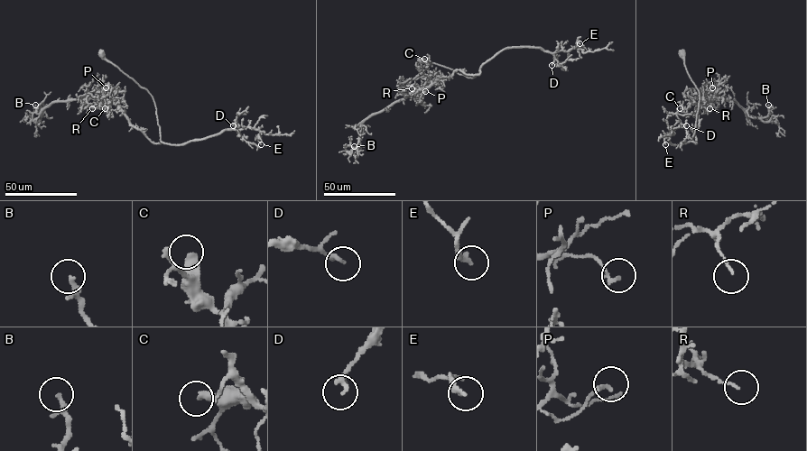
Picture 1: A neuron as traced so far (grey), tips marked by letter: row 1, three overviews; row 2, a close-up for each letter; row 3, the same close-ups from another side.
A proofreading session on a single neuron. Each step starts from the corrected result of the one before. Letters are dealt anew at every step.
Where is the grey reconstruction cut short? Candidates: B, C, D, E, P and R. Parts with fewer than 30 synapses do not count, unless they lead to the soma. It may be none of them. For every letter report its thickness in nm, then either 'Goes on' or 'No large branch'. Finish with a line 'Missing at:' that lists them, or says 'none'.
B: Thickness 160 nm. No large branch
C: Thickness 440 nm. No large branch
D: Thickness 180 nm. No large branch
E: Thickness 200 nm. No large branch
P: Thickness 150 nm. No large branch
R: Thickness 100 nm. No large branch
Missing at: none

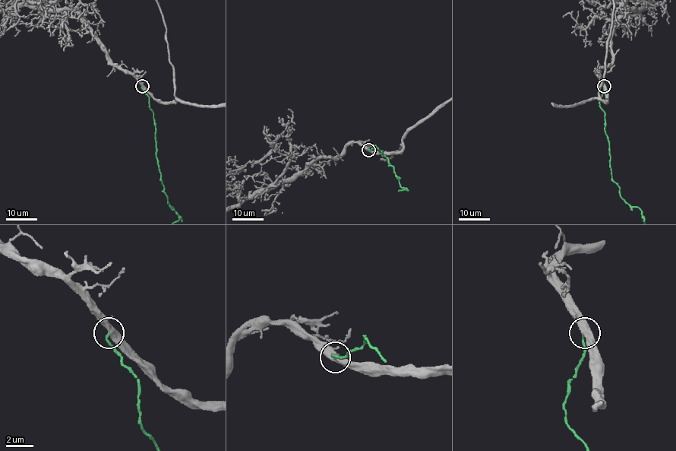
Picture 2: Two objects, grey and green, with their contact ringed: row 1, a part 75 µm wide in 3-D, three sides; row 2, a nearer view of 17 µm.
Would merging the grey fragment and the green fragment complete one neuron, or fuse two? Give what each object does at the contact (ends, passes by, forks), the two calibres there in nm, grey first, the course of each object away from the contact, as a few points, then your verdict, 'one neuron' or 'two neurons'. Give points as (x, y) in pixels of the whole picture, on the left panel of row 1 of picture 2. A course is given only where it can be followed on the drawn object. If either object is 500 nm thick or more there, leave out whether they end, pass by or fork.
grey passes by; green ends there; 480 nm thick on the grey side, 150 nm on the other; grey runs (142, 86), (161, 103), (176, 100), (174, 68), (157, 1); green runs (142, 86), (149, 96), (150, 109), (153, 112), (156, 157), (163, 192), (179, 218); two neurons

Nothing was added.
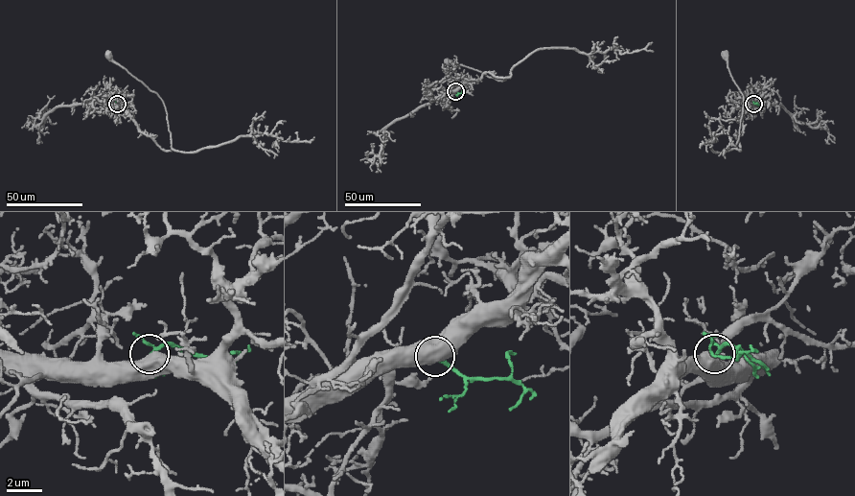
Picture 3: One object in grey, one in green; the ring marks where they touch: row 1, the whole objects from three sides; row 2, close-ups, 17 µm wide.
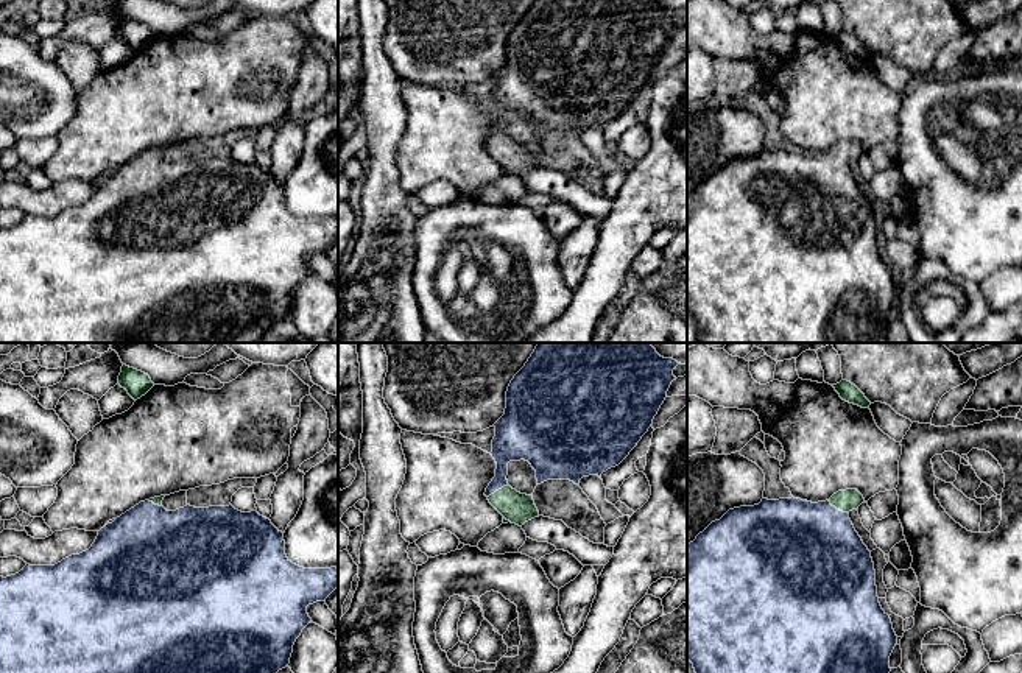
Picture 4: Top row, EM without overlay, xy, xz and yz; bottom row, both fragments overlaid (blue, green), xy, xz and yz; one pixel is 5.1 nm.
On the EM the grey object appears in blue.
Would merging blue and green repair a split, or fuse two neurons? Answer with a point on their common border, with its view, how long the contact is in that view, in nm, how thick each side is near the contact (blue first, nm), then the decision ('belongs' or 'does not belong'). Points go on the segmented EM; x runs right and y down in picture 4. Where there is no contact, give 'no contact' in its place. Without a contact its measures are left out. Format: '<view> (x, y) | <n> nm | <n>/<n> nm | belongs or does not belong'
xz (497, 489) | 130 nm | 180/160 nm | belongs

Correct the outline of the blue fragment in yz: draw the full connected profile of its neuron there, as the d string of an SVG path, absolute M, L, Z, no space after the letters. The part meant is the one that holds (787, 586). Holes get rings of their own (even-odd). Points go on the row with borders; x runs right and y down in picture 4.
M857 489L838 491L826 502L762 499L759 505L729 509L687 545L687 659L695 673L890 673L890 656L897 643L890 615L877 597L871 551L855 531L849 511L865 503Z

